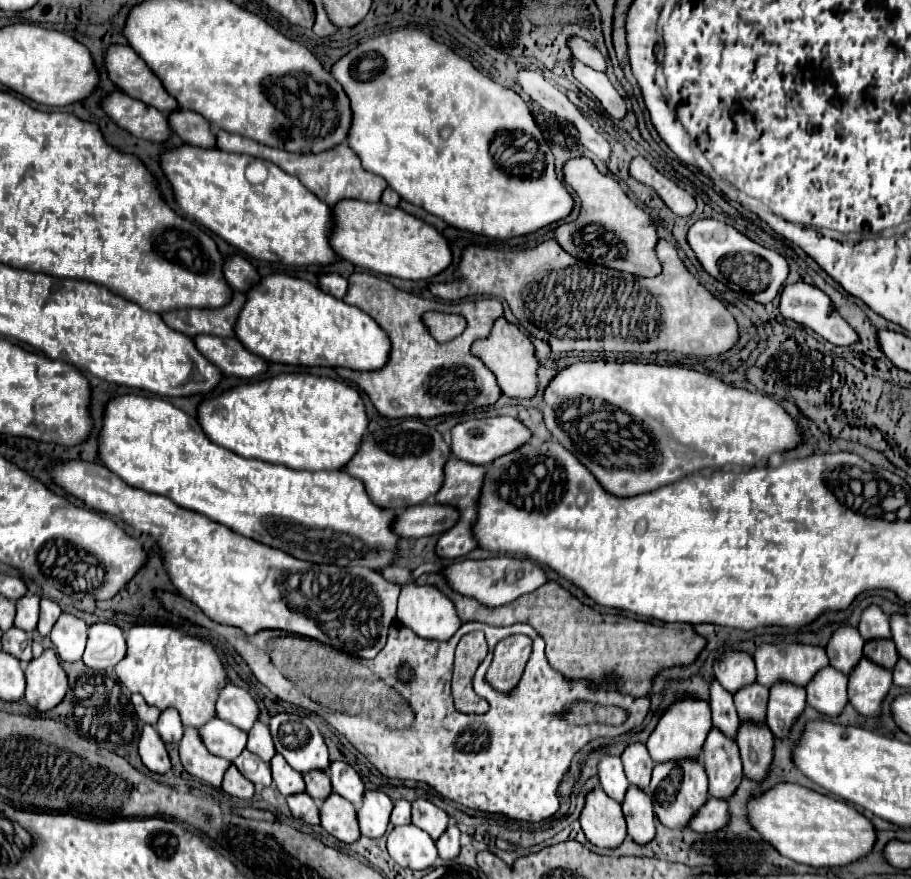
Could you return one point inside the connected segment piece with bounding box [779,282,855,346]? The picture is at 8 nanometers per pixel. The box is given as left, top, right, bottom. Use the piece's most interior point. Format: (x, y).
(803, 303)

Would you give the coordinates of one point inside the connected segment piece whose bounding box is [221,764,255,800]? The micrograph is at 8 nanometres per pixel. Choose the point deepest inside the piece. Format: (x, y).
(234, 783)

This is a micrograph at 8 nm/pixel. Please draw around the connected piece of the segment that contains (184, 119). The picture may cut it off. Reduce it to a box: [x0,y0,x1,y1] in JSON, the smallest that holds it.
[167,110,215,148]

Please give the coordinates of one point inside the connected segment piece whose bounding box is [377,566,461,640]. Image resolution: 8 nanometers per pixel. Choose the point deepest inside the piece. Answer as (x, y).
(424, 609)

